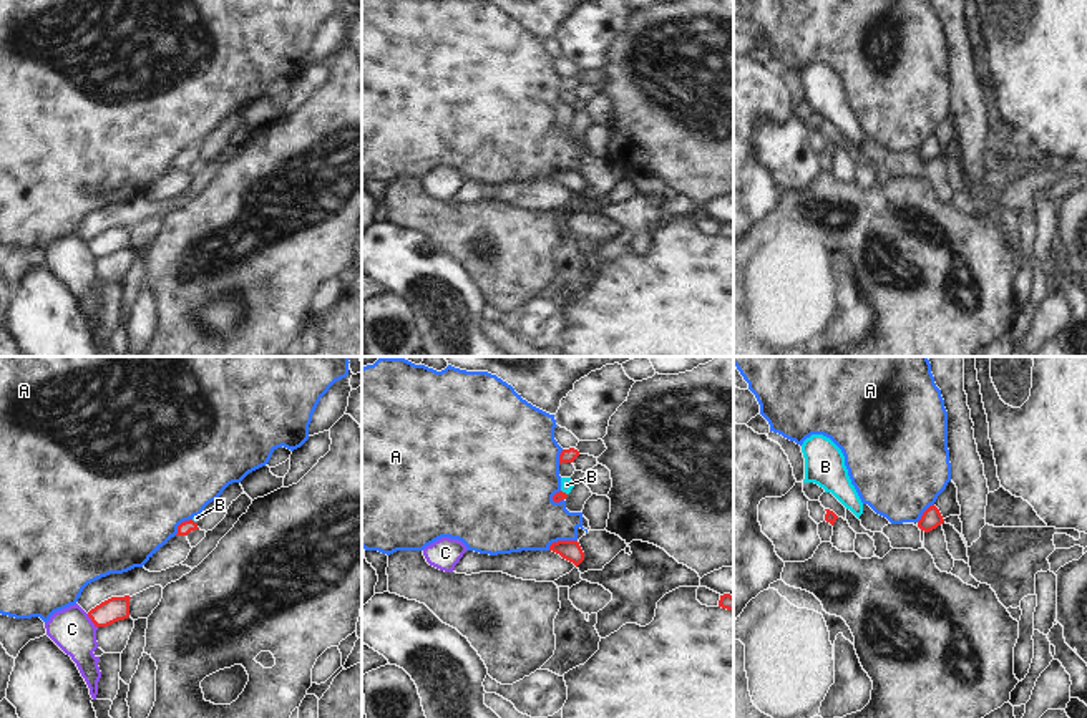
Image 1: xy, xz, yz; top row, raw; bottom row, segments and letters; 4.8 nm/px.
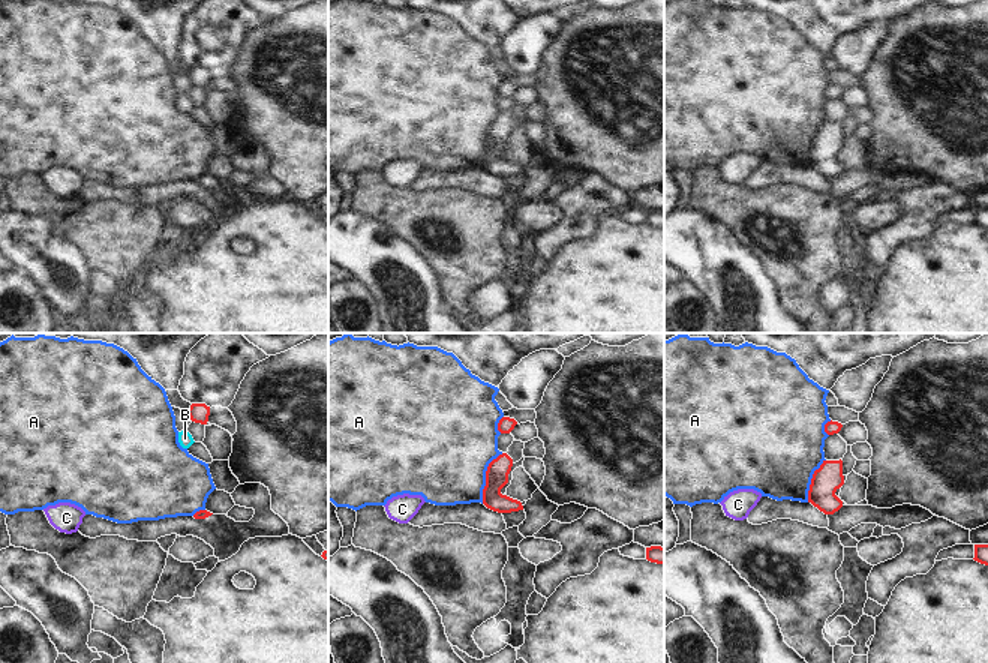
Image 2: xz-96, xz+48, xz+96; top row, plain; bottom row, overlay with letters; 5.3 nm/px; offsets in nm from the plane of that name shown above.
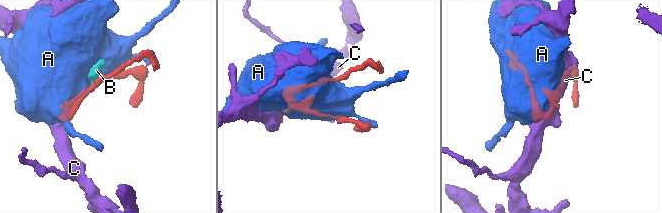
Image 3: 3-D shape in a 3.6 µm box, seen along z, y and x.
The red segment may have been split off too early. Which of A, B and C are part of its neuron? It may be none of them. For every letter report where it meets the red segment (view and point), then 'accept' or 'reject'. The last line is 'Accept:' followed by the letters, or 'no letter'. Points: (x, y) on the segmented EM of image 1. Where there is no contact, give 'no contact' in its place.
A: xz (561, 541) | reject
B: xz (565, 493) | accept
C: xy (92, 620) | reject
Accept: B

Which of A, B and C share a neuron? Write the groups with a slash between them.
A / B / C

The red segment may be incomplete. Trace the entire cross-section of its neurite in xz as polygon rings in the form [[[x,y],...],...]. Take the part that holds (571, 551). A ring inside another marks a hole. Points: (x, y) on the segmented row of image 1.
[[[558,541],[549,546],[549,551],[573,562],[576,567],[584,560],[584,552],[578,541]]]

